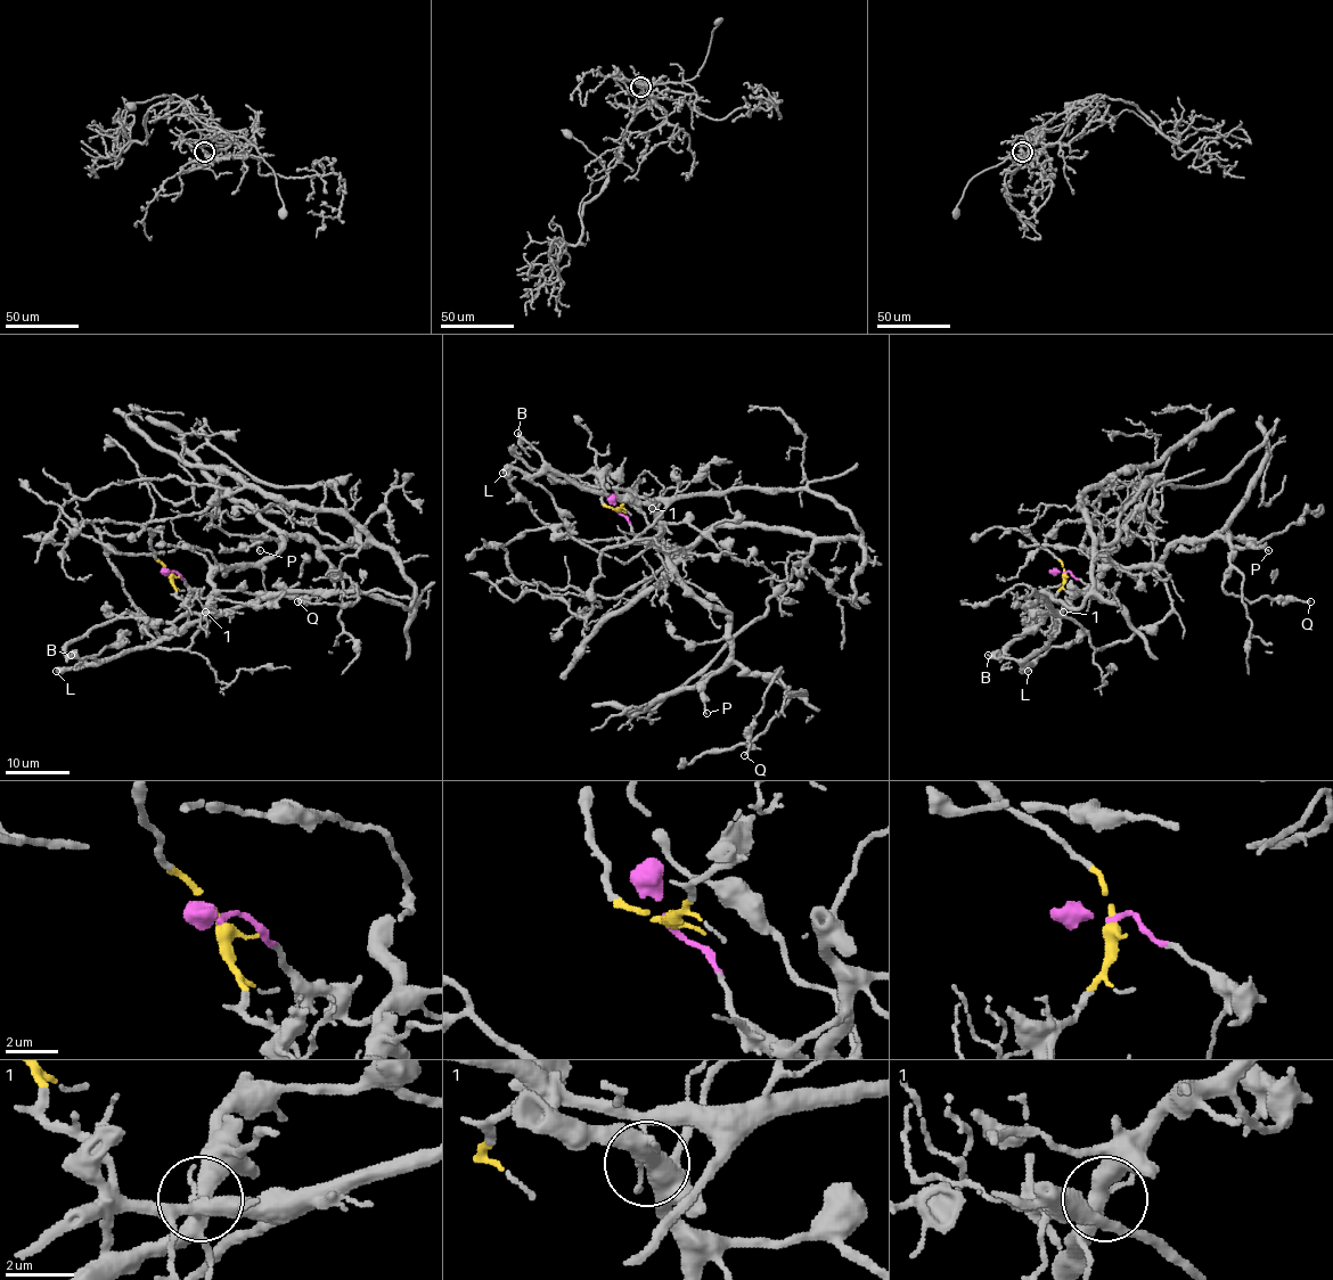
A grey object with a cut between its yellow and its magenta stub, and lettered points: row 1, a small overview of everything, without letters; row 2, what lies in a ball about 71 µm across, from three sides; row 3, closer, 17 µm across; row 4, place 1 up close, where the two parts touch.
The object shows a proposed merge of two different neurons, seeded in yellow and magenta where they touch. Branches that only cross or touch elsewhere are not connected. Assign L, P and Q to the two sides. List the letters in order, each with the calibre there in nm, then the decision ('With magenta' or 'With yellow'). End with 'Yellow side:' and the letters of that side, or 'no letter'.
L: Thickness 320 nm. With magenta
P: Thickness 140 nm. With magenta
Q: Thickness 180 nm. With magenta
Yellow side: no letter

